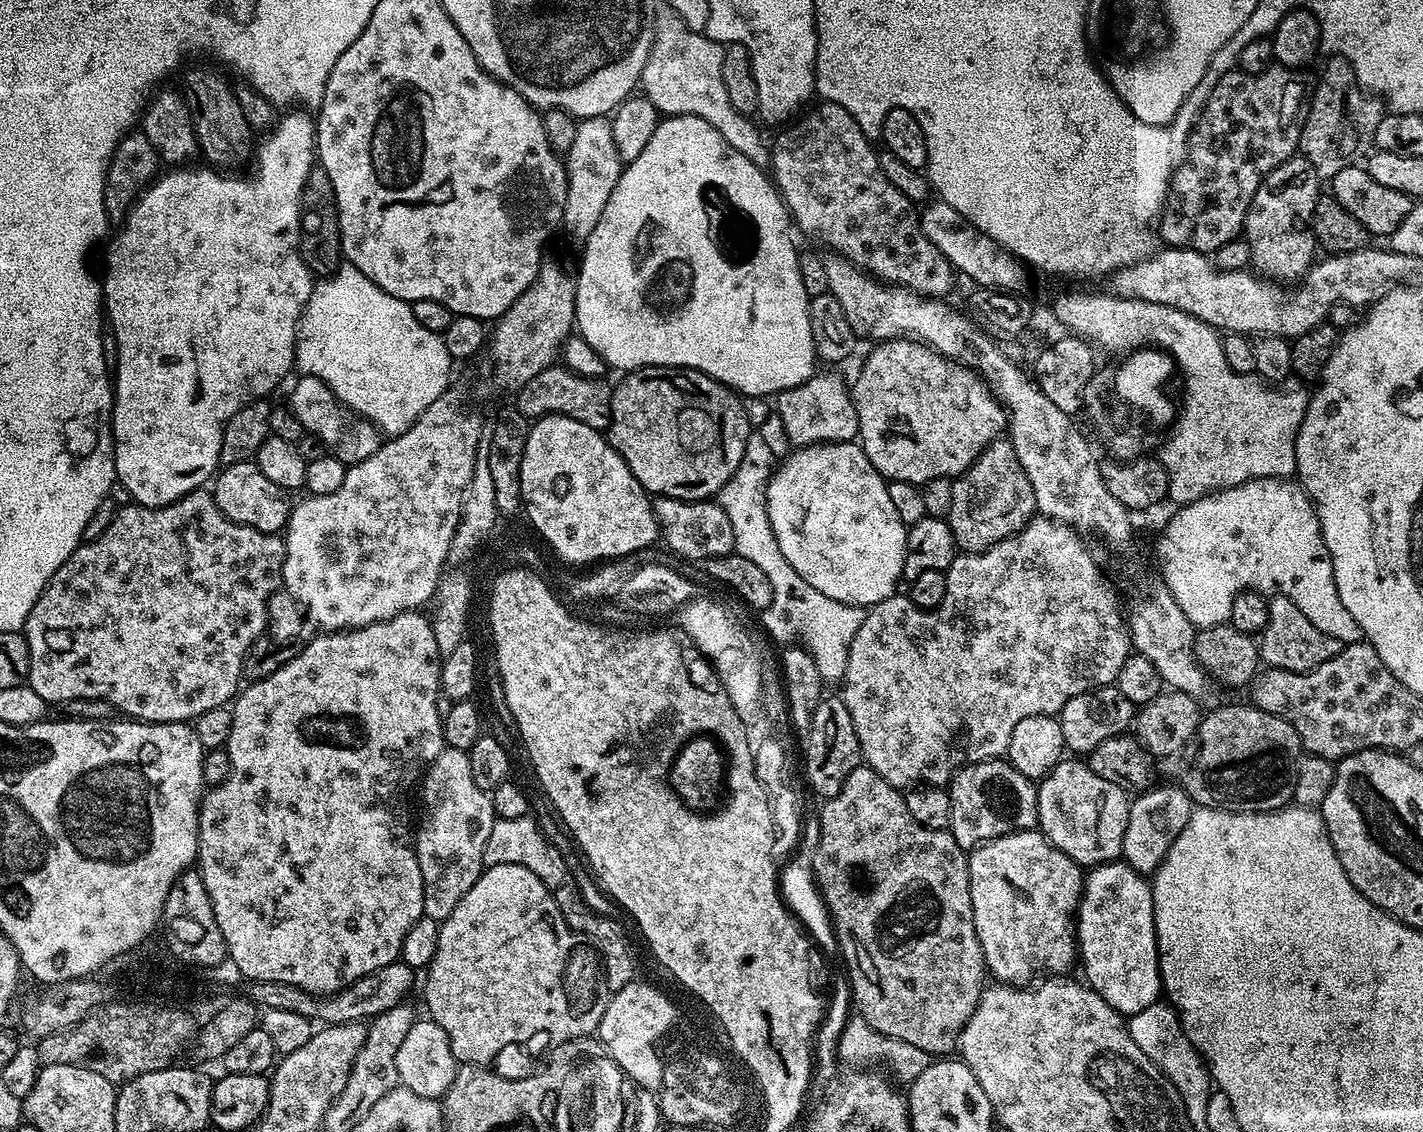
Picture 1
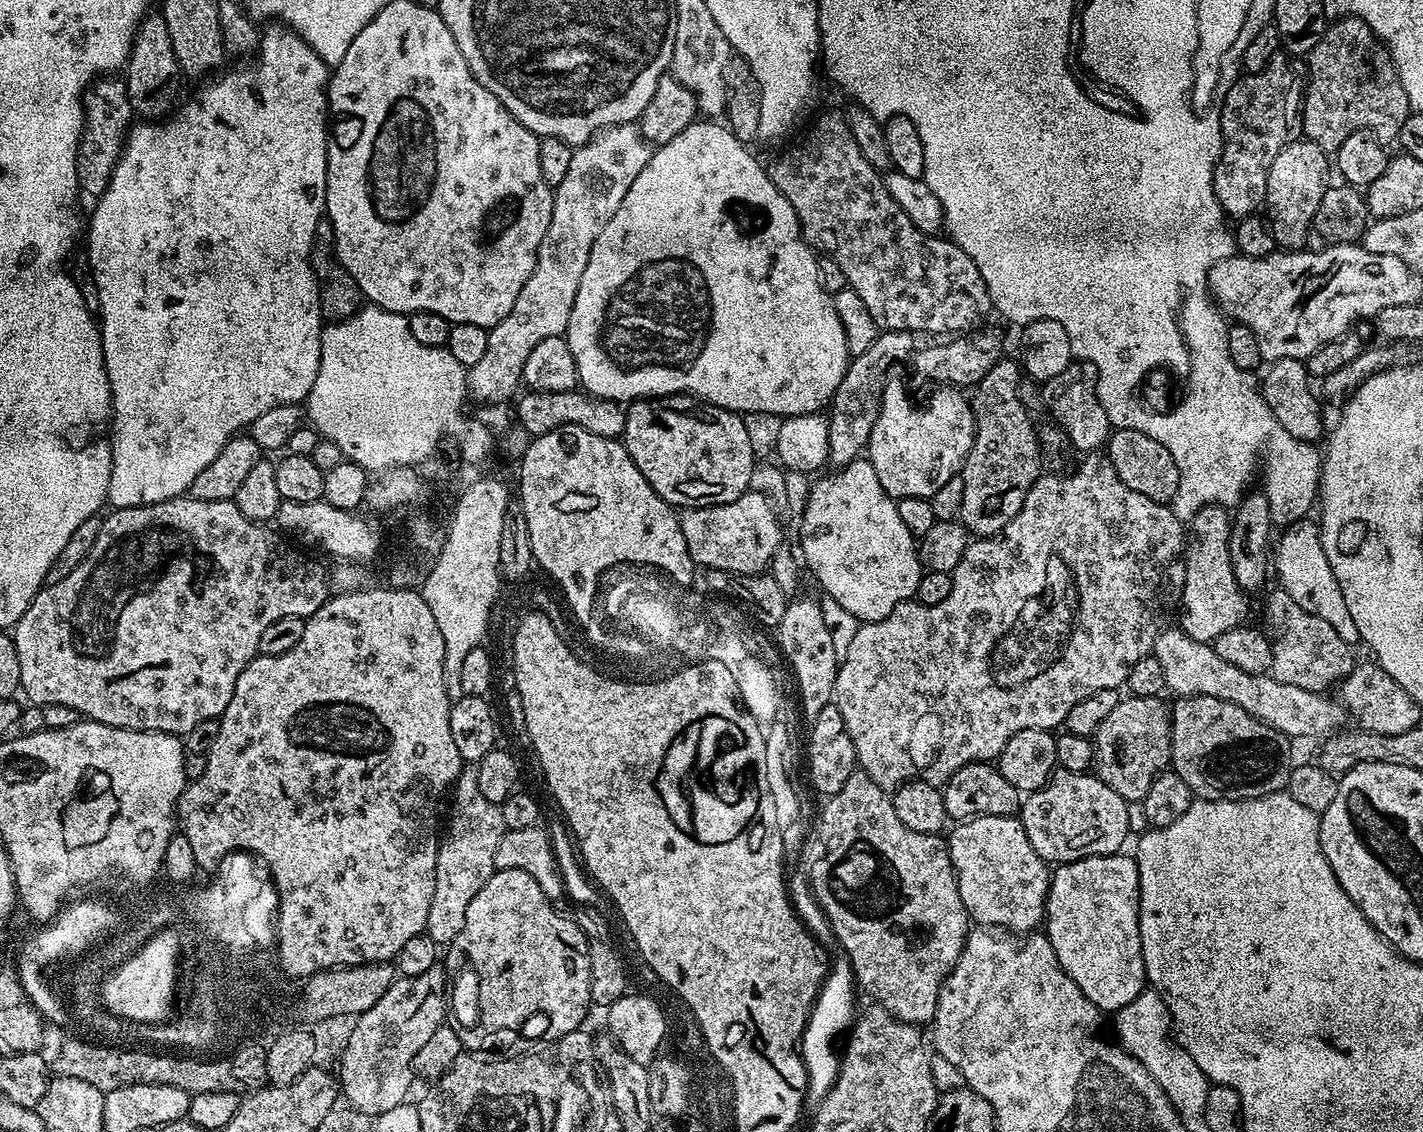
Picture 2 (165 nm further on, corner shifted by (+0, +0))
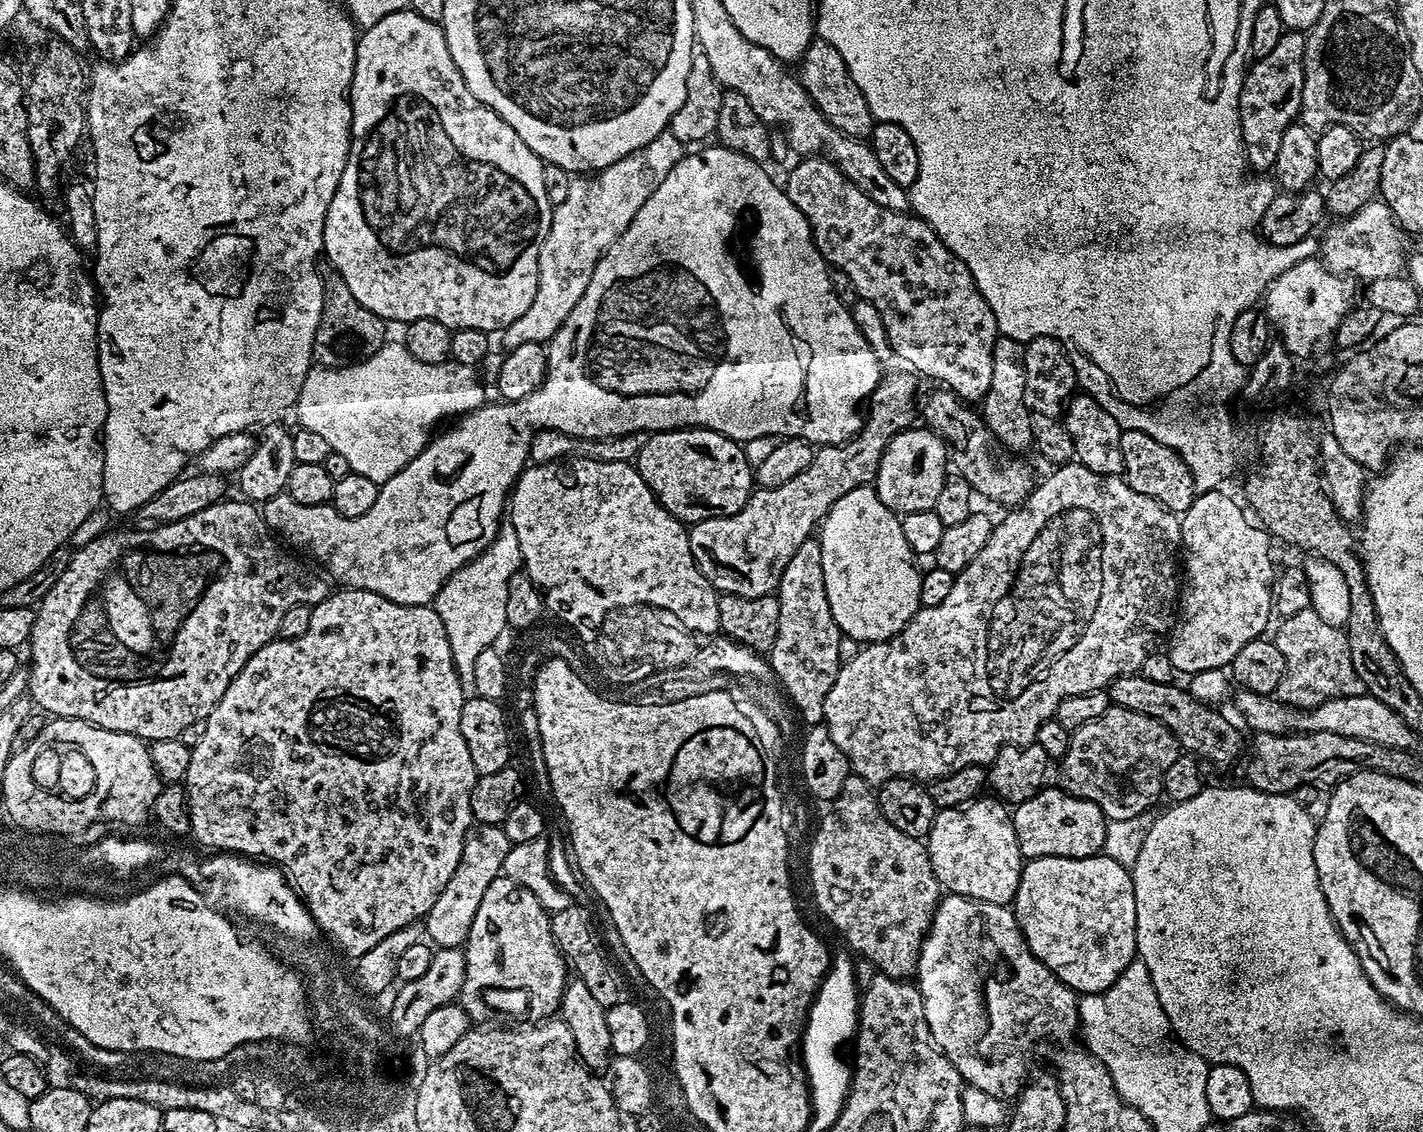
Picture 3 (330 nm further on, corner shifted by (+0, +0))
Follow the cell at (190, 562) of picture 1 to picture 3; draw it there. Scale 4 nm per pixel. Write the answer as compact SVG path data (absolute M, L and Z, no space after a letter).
M225 498L214 506L206 506L206 510L198 510L198 514L182 518L182 522L170 522L157 528L132 526L129 527L129 532L108 532L105 536L94 537L89 544L72 552L72 560L66 570L56 579L54 586L35 609L36 617L30 641L32 664L28 668L28 692L37 709L56 718L84 720L88 724L95 724L97 728L134 734L145 742L175 740L180 737L182 730L186 730L186 726L199 720L207 720L242 666L246 666L249 658L262 650L262 646L277 639L282 614L286 614L290 606L315 606L330 595L329 581L319 571L307 572L291 556L293 553L277 539L264 520L263 511L255 503L243 498L235 499Z

